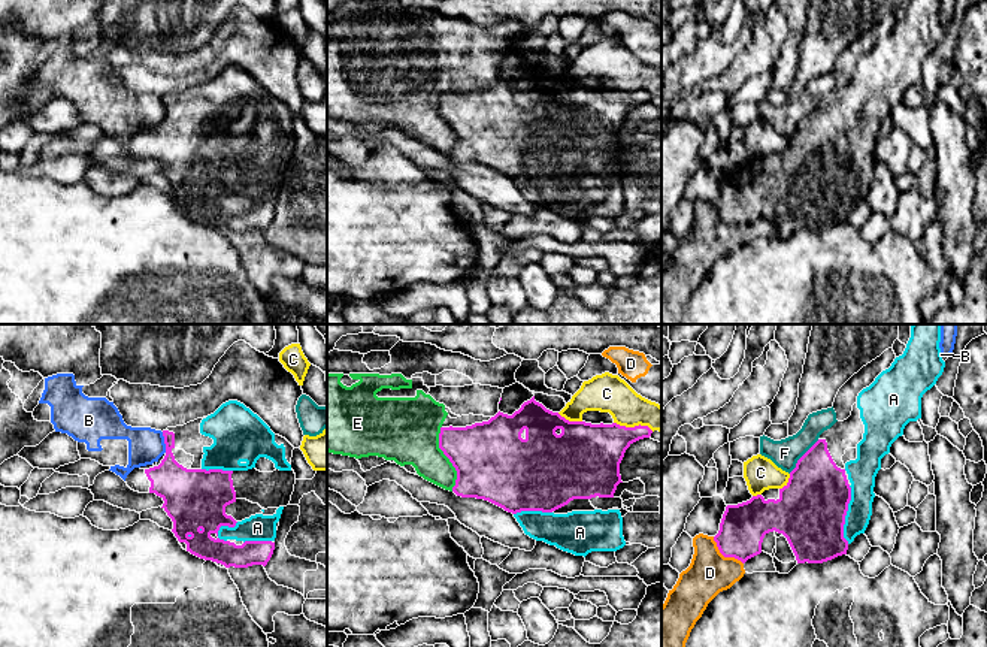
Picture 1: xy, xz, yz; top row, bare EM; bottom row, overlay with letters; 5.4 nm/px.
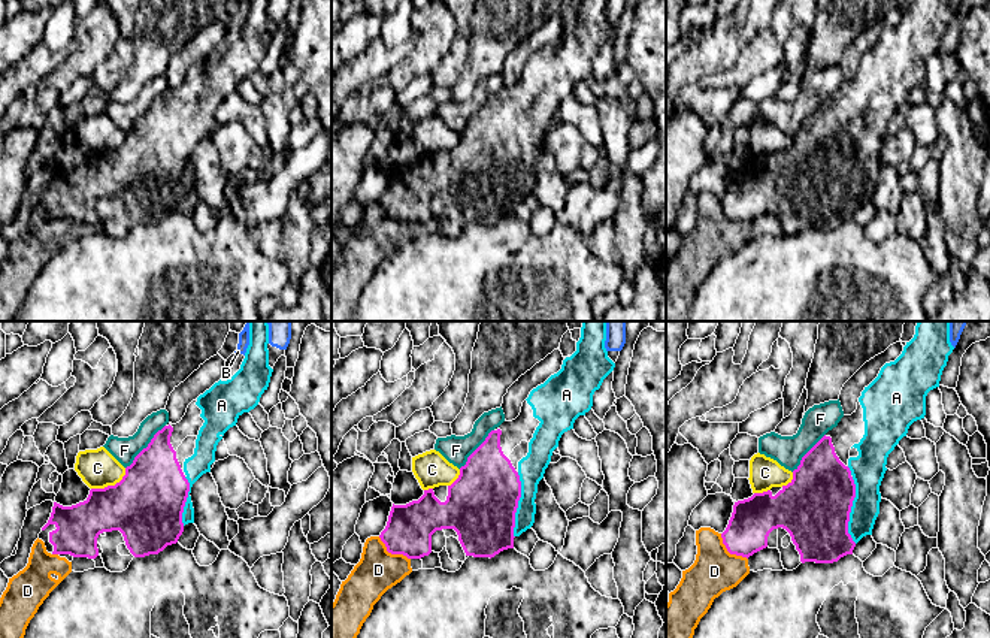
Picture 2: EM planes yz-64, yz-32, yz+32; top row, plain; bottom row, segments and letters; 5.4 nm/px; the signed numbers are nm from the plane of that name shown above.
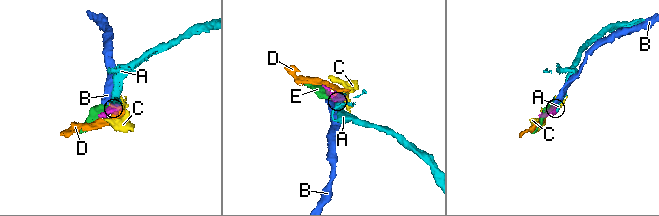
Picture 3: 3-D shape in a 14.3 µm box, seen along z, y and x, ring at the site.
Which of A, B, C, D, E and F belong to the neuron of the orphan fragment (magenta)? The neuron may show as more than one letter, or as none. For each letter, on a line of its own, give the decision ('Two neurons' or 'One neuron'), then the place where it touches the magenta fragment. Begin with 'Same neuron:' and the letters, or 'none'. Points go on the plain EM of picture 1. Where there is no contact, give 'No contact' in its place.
Same neuron: A
A: One neuron. Touches magenta at yz (845, 180)
B: Two neurons. Touches magenta at xy (164, 108)
C: Two neurons. Touches magenta at xz (635, 91)
D: Two neurons. Touches magenta at yz (724, 221)
E: Two neurons. Touches magenta at xz (448, 123)
F: Two neurons. Touches magenta at yz (802, 121)

